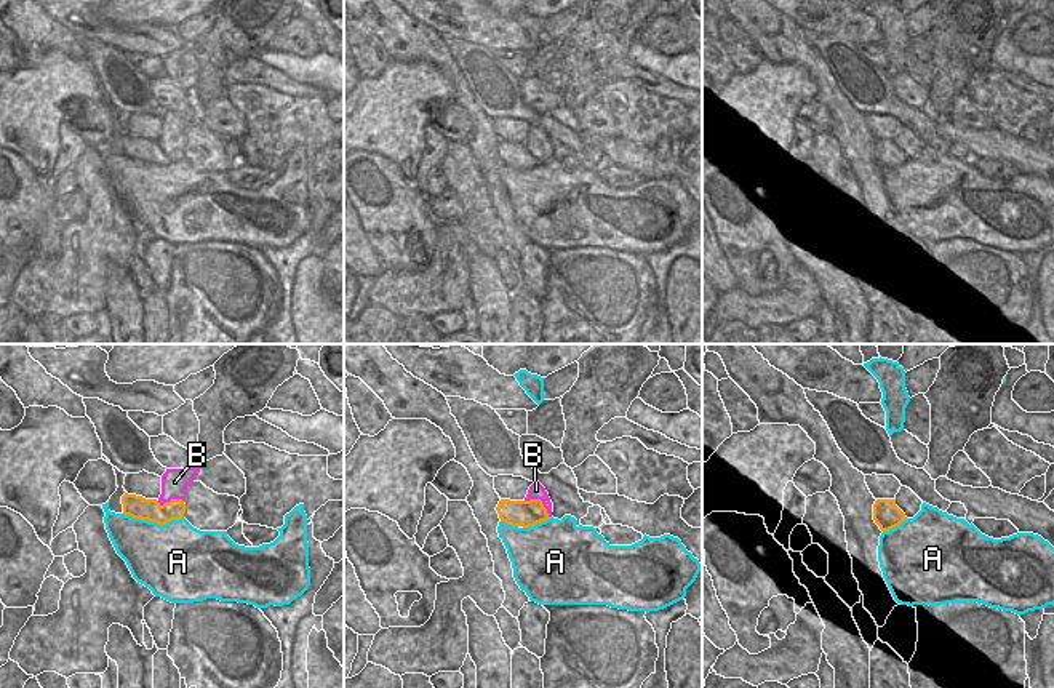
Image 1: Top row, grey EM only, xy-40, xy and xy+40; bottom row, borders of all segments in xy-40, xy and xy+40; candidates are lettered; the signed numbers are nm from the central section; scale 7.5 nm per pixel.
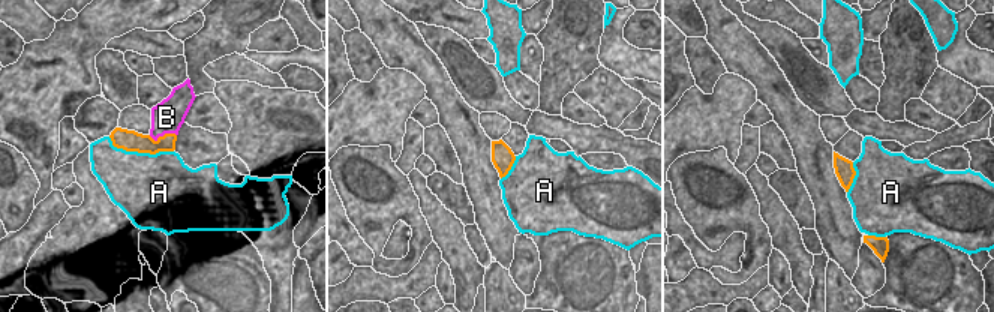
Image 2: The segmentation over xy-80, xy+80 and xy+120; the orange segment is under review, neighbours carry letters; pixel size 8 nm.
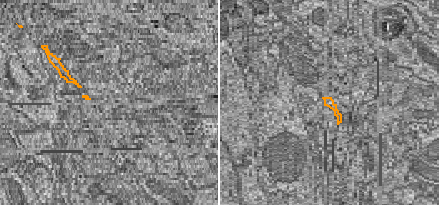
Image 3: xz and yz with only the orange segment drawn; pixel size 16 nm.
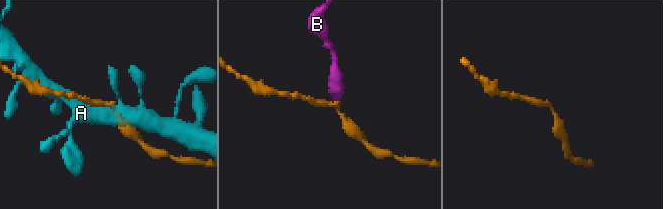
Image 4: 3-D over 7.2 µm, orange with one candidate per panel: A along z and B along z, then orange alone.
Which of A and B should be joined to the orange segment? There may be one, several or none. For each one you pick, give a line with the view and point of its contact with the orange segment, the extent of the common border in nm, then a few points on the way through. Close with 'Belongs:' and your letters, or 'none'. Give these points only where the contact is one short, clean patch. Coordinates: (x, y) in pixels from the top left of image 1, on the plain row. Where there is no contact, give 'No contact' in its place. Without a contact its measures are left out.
Belongs: none.

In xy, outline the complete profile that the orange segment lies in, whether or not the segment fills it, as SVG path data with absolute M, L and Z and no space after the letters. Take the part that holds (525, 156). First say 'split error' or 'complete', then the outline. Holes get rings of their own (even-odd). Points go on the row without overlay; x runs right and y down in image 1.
complete; M501 141L496 152L501 163L505 163L512 168L529 170L550 160L541 141Z

